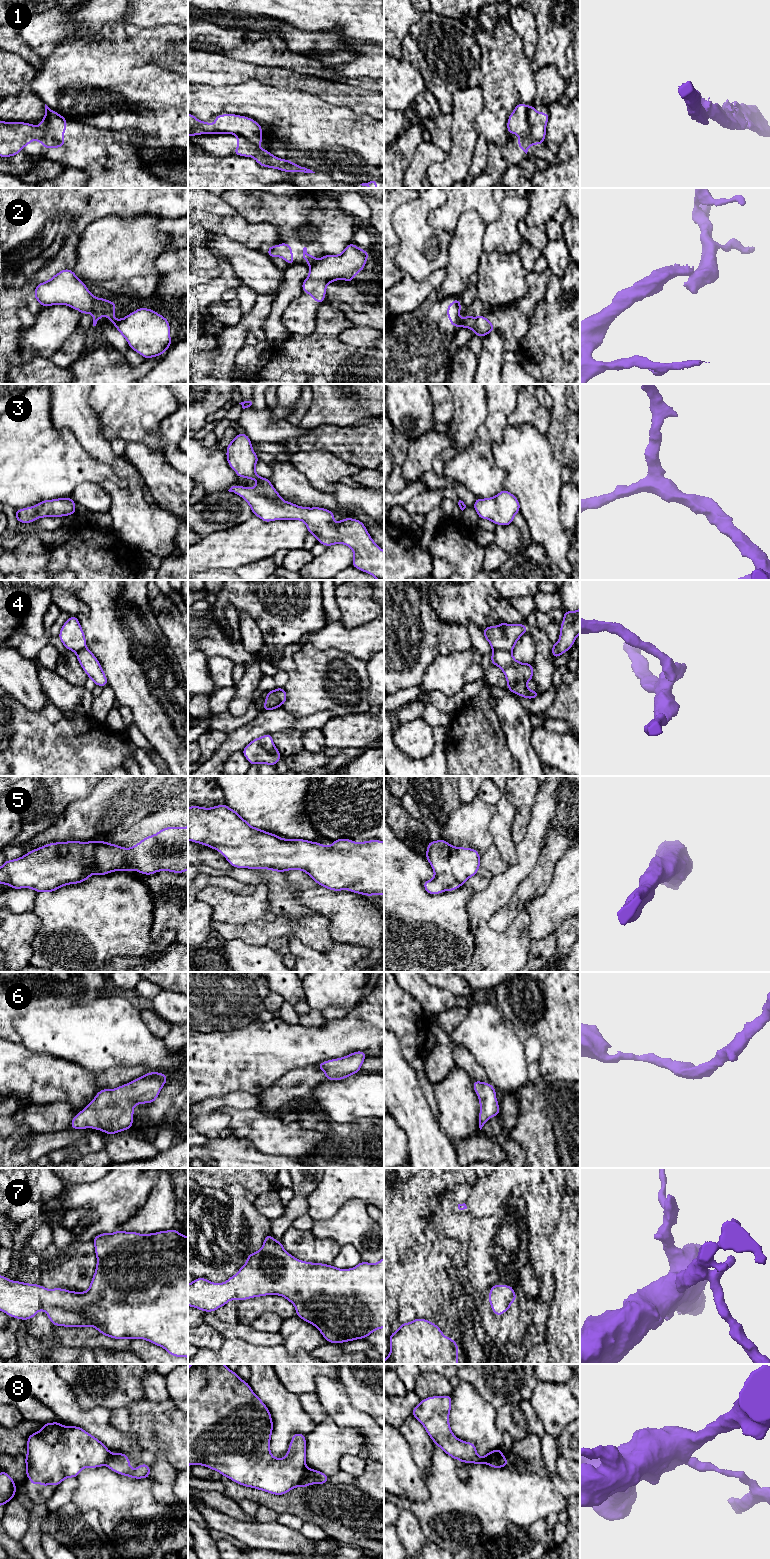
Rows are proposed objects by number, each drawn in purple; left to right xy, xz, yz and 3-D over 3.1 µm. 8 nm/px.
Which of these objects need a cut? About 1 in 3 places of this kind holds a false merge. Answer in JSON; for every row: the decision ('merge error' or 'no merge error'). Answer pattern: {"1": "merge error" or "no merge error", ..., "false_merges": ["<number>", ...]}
{"1": "merge error", "2": "merge error", "3": "no merge error", "4": "merge error", "5": "no merge error", "6": "no merge error", "7": "no merge error", "8": "merge error", "false_merges": ["1", "2", "4", "8"]}

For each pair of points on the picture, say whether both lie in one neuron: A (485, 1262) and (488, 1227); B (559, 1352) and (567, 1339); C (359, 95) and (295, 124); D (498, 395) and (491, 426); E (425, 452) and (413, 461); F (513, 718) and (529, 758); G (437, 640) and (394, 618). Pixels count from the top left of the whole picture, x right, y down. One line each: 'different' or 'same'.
A: same
B: same
C: different
D: same
E: same
F: same
G: same

